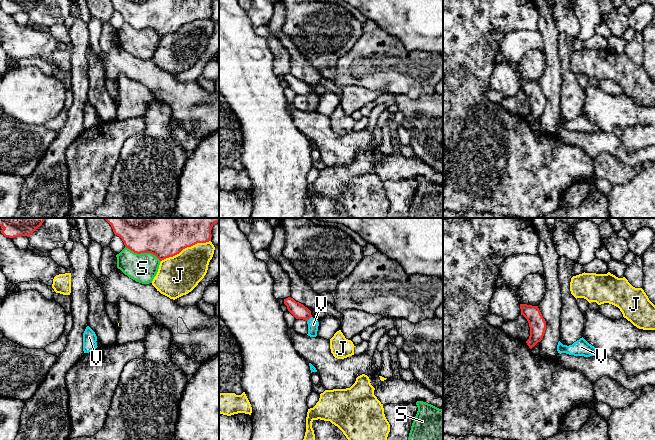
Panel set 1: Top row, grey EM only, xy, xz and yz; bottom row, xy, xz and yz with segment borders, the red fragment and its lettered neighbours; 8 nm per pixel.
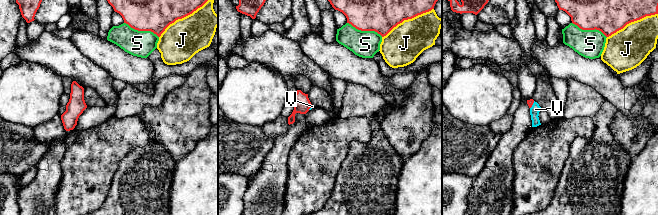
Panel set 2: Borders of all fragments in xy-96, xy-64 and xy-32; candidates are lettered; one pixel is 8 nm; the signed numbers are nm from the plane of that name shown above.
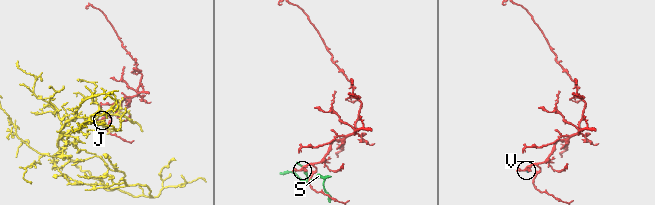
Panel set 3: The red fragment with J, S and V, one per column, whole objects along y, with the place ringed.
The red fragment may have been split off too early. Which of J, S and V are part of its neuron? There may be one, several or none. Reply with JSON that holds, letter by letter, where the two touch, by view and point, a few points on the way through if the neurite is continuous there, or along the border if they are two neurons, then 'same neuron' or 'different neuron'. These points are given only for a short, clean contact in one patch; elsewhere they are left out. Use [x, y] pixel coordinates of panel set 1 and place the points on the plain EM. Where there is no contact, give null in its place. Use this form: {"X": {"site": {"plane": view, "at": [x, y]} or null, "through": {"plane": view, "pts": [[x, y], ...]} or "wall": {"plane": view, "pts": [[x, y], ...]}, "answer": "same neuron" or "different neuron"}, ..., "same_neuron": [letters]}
{"J": {"site": {"plane": "xy", "at": [185, 23]}, "answer": "different neuron"}, "S": {"site": {"plane": "xy", "at": [143, 28]}, "answer": "different neuron"}, "V": {"site": {"plane": "xz", "at": [309, 94]}, "through": {"plane": "xz", "pts": [[299, 87], [309, 94], [313, 100]]}, "answer": "same neuron"}, "same_neuron": ["V"]}

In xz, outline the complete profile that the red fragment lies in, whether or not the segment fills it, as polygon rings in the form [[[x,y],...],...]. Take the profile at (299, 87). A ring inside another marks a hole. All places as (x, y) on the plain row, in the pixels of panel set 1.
[[[288,73],[284,75],[284,80],[287,82],[288,87],[296,94],[303,95],[308,100],[308,112],[316,113],[319,98],[312,93],[311,87],[303,80],[296,78],[293,74]]]

